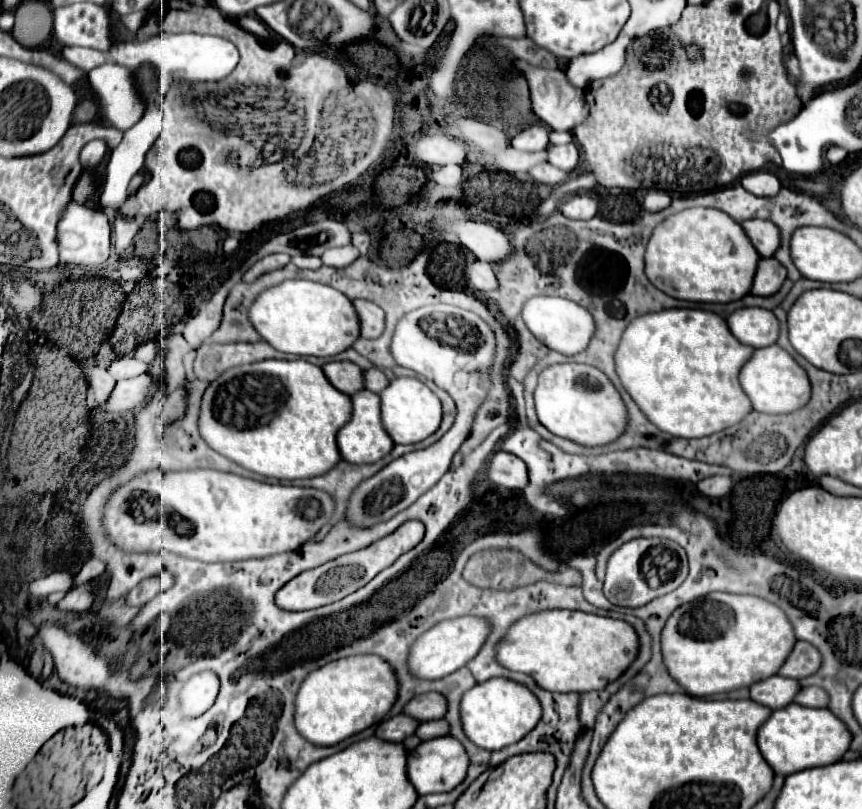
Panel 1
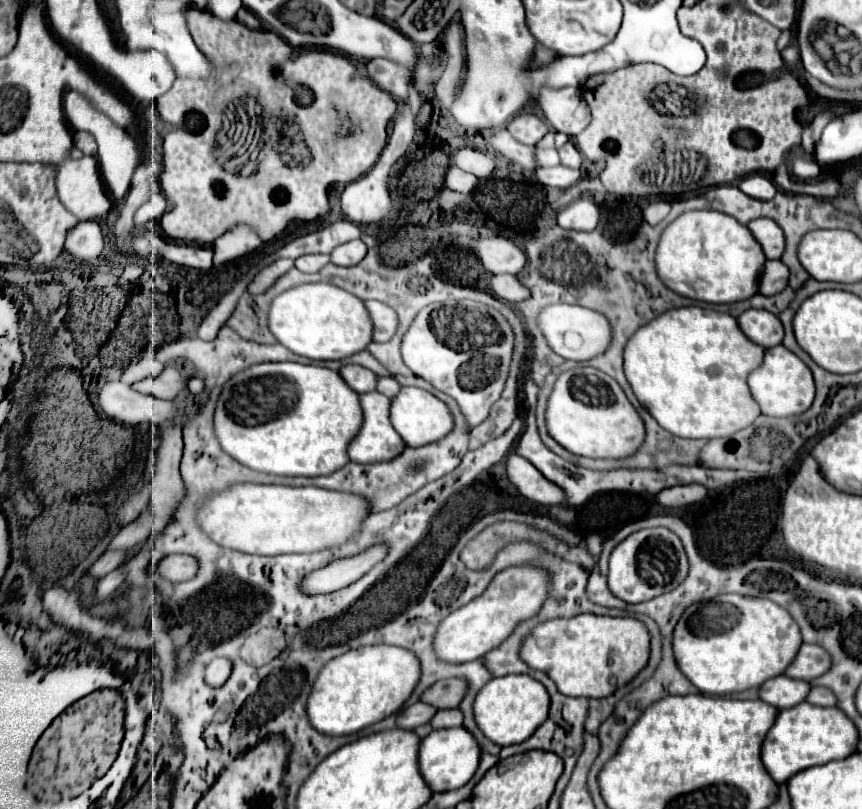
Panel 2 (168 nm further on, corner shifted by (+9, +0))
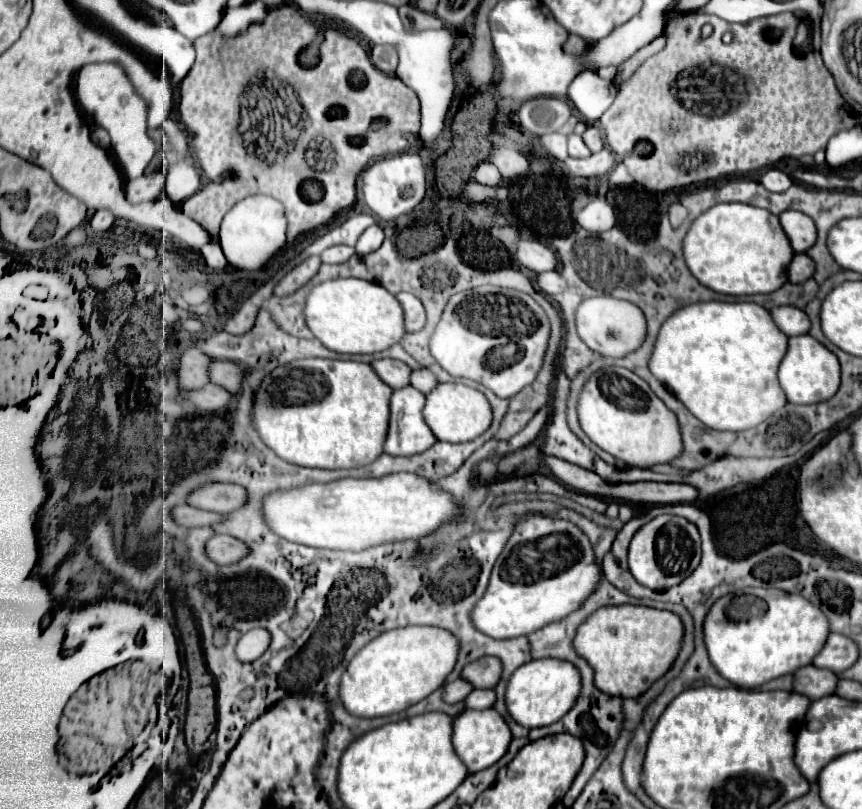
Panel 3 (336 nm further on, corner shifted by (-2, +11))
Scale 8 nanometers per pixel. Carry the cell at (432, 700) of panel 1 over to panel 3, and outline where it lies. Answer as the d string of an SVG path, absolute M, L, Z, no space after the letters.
M480 657L478 661L468 663L460 677L476 689L492 689L500 679L500 661L496 661L496 657Z

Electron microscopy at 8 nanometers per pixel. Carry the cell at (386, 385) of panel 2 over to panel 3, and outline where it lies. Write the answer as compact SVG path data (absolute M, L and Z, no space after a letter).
M418 369L418 371L412 371L410 375L410 385L422 393L428 393L428 389L432 389L432 385L436 383L438 383L436 377L428 369Z

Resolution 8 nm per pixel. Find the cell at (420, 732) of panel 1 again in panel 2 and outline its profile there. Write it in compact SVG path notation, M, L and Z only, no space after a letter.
M447 708L447 710L439 710L435 714L435 718L431 720L433 728L453 728L453 726L463 726L463 712L459 708Z

